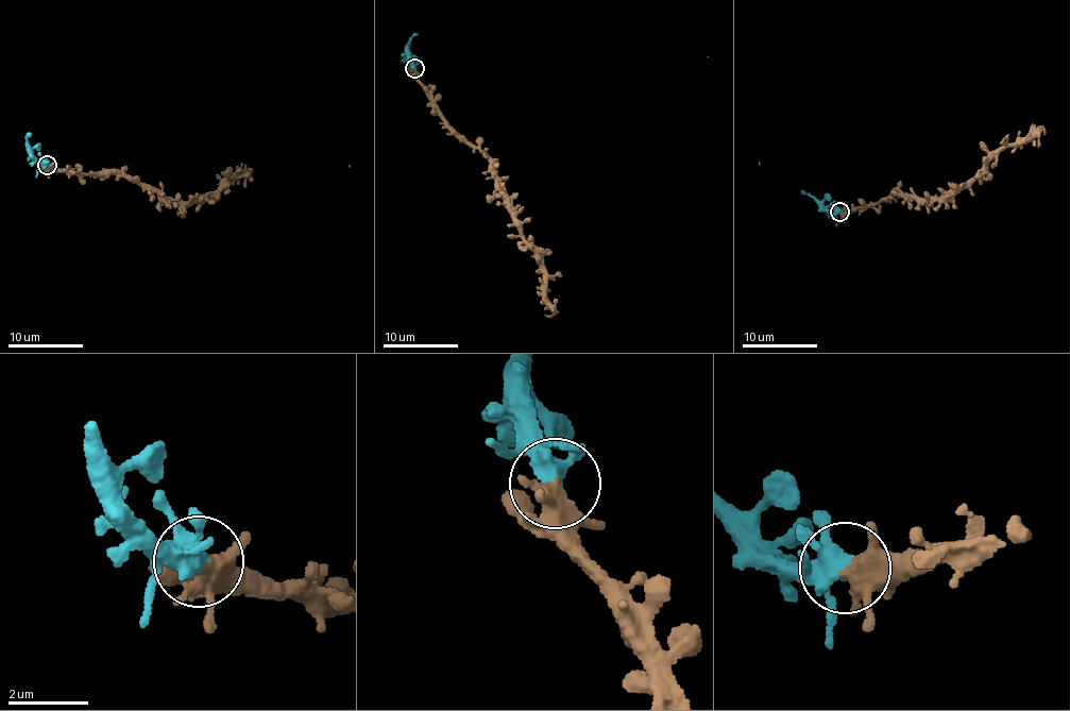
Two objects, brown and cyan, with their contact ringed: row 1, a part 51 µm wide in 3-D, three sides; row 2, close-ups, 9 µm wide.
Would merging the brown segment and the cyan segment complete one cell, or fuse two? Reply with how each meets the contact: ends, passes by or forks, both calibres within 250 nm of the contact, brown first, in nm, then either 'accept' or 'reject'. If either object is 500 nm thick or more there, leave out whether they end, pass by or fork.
brown forks; cyan forks; calibres 340 and 360 nm; accept

